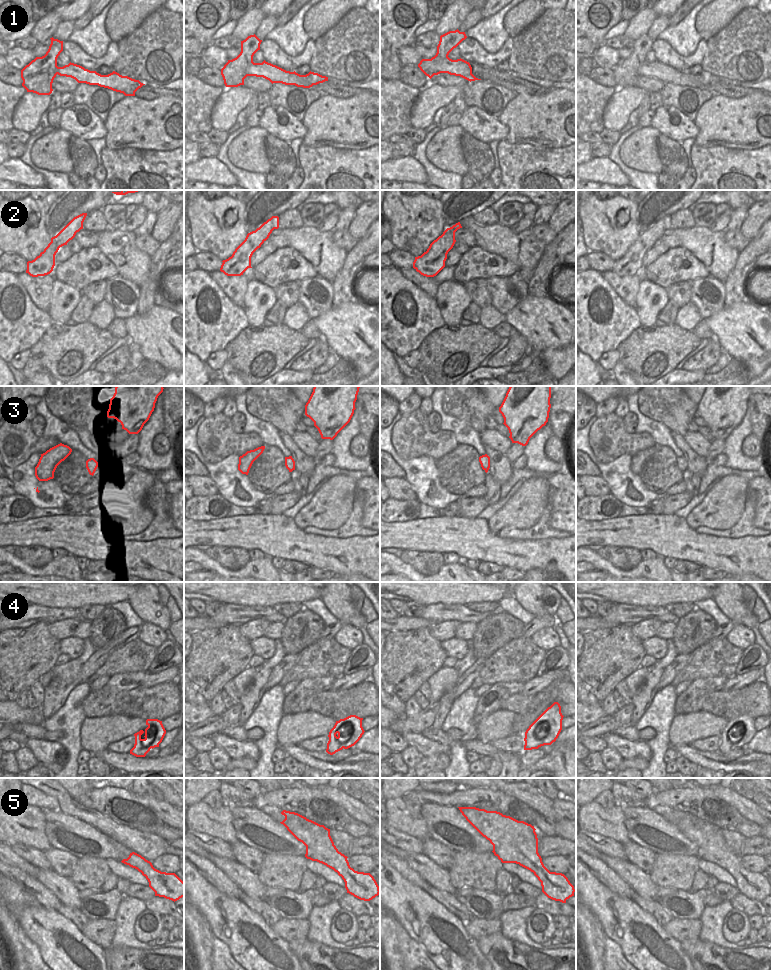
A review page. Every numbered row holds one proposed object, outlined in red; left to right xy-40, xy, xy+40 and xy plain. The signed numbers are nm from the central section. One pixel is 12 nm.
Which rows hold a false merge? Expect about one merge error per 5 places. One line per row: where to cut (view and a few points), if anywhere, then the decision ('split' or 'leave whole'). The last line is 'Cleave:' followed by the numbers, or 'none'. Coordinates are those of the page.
1: cut in xy along (253, 62), (247, 68), (247, 75); split
2: no cut; leave whole
3: no cut; leave whole
4: no cut; leave whole
5: no cut; leave whole
Cleave: 1

